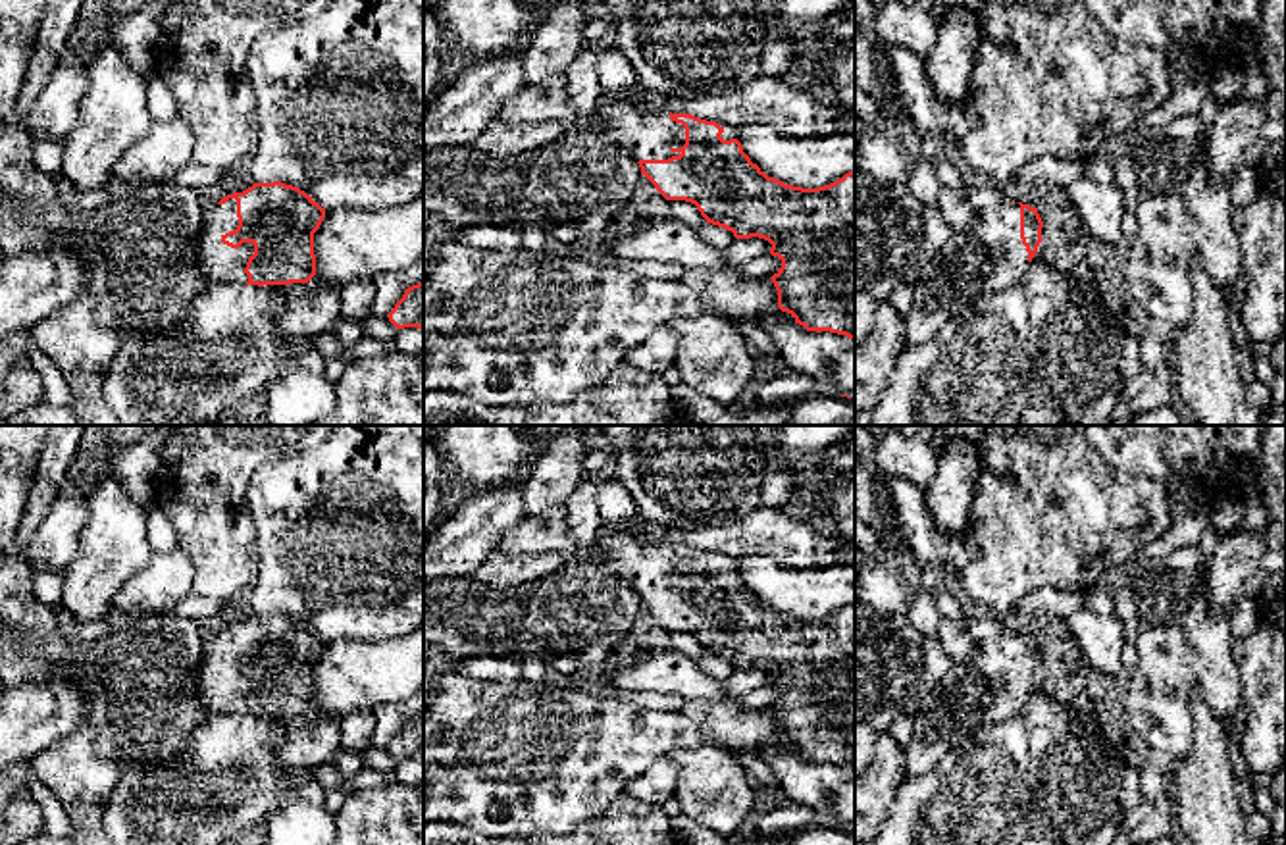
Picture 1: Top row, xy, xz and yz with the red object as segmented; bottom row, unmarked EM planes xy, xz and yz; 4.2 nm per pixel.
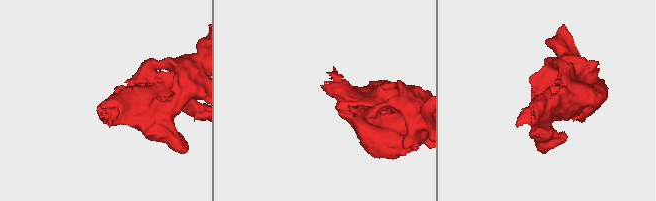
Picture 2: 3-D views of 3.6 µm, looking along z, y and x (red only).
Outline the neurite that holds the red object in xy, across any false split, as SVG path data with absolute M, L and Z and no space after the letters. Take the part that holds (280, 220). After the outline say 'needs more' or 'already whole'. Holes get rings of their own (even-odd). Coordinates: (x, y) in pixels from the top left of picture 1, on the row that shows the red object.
M254 183L204 212L198 269L208 287L291 285L316 275L314 233L325 210L298 187Z | needs more

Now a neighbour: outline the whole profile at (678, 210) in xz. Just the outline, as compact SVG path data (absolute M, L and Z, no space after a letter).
M670 200L668 218L674 221L682 221L693 229L699 229L707 223L697 206L685 200Z

